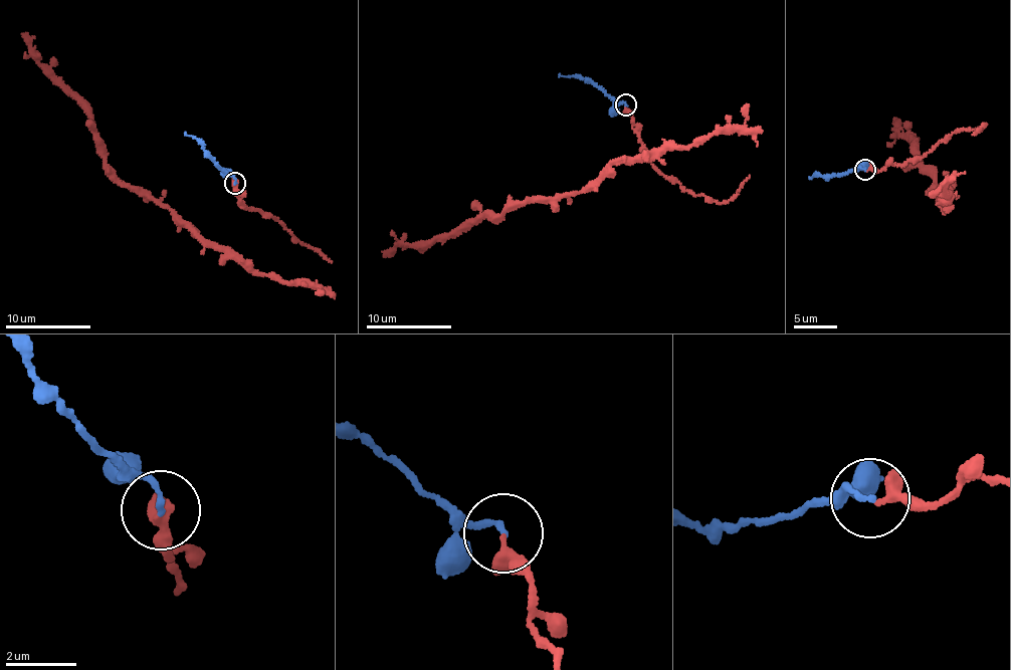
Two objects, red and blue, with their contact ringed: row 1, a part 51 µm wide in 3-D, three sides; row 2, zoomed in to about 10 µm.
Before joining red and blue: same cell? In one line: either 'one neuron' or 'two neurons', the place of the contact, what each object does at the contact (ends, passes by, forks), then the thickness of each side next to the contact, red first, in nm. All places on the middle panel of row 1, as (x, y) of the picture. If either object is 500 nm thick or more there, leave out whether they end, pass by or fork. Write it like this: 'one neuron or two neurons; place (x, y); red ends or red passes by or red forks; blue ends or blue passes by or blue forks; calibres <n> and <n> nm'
one neuron; place (626, 104); red passes by; blue ends; calibres 260 and 160 nm

